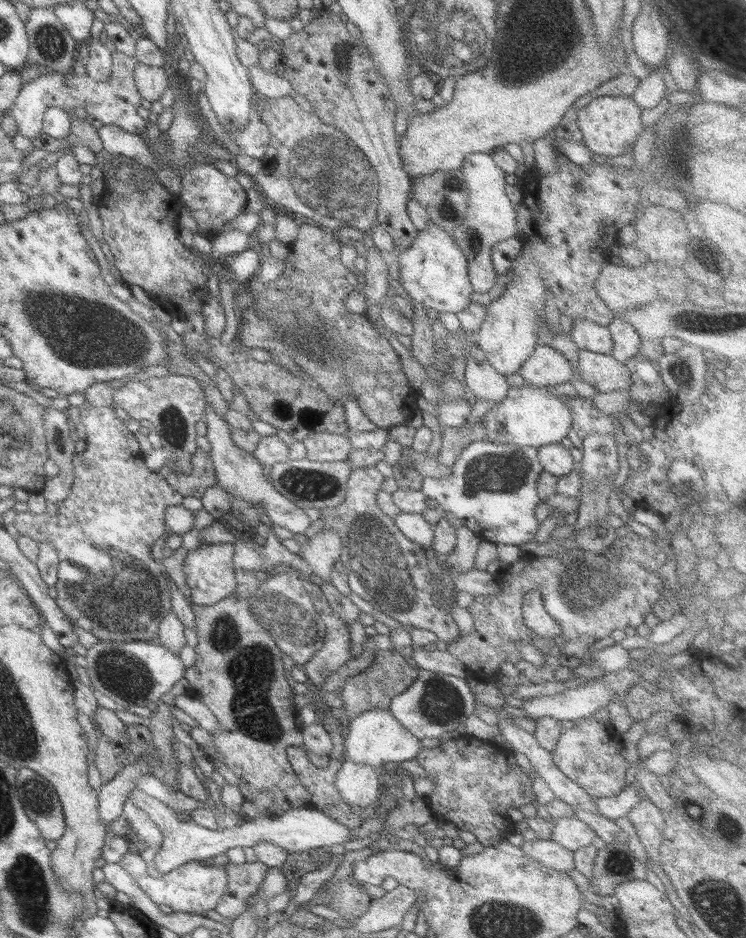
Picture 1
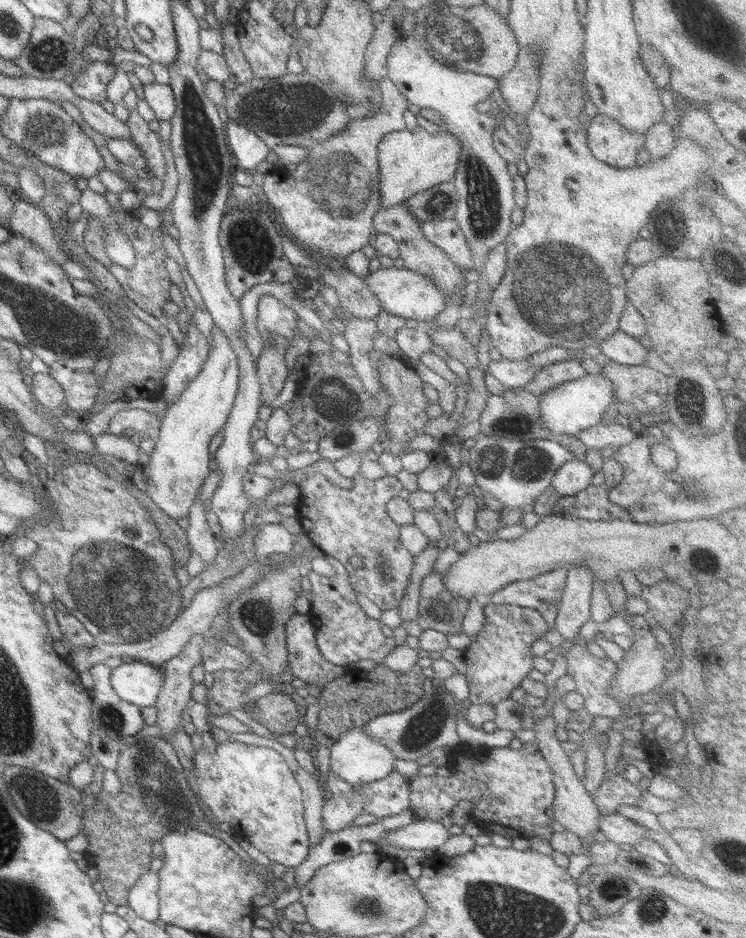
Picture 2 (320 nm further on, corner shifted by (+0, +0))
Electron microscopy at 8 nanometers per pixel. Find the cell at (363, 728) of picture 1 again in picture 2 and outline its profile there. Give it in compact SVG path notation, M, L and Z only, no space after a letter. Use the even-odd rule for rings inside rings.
M349 727L347 732L340 734L336 741L328 748L329 749L329 771L341 779L341 781L349 784L351 787L357 785L365 785L380 780L388 776L393 771L393 765L396 758L367 732L364 732L363 727Z

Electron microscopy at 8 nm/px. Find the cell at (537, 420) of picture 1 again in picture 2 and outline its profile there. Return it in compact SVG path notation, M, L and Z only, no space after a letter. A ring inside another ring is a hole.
M599 373L563 382L538 396L541 422L555 438L563 435L577 437L578 432L599 423L610 404L614 404L613 388Z

